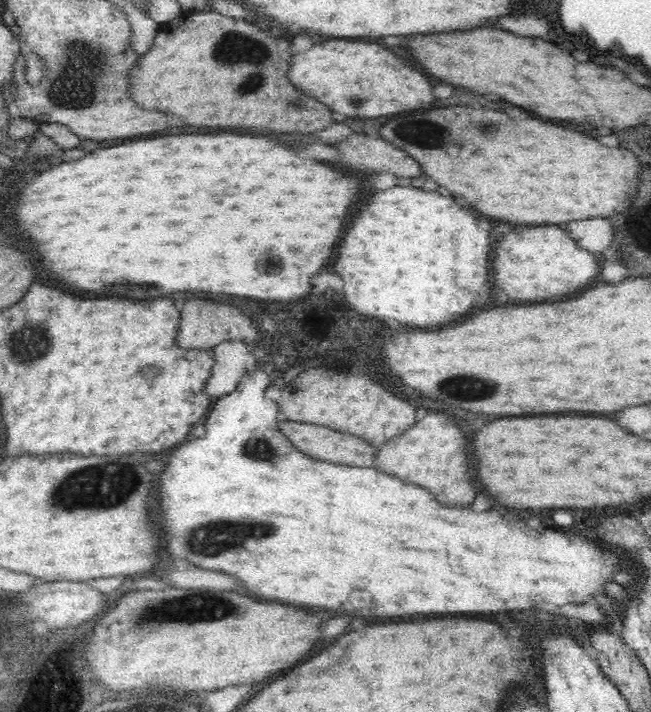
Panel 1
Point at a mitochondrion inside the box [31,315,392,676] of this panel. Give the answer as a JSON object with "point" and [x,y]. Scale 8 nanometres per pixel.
{"point":[103,485]}

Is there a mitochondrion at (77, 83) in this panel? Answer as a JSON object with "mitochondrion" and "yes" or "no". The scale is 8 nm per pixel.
{"mitochondrion":"yes"}

